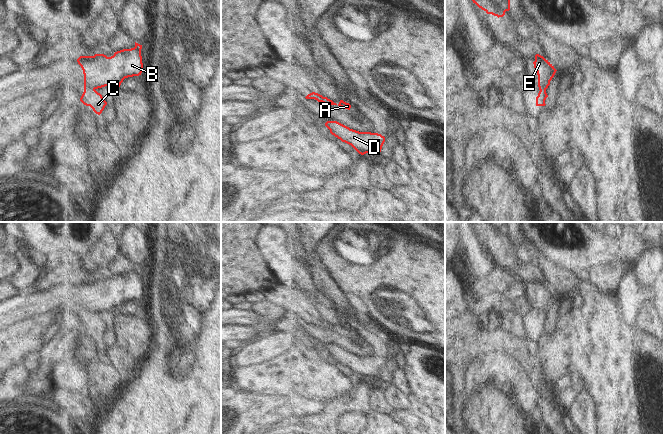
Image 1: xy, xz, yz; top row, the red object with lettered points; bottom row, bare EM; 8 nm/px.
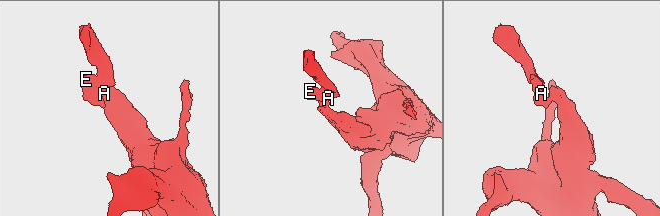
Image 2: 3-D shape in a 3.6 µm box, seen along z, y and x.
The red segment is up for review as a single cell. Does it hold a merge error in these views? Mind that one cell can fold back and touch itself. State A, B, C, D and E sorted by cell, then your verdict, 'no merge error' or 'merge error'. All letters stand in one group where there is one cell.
A B E / C D | merge error

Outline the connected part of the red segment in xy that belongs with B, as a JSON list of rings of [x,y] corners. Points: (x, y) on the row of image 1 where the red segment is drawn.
[[[142,45],[123,49],[107,57],[104,54],[80,56],[77,59],[84,74],[84,90],[94,90],[105,86],[119,88],[125,78],[139,76],[143,72]]]

